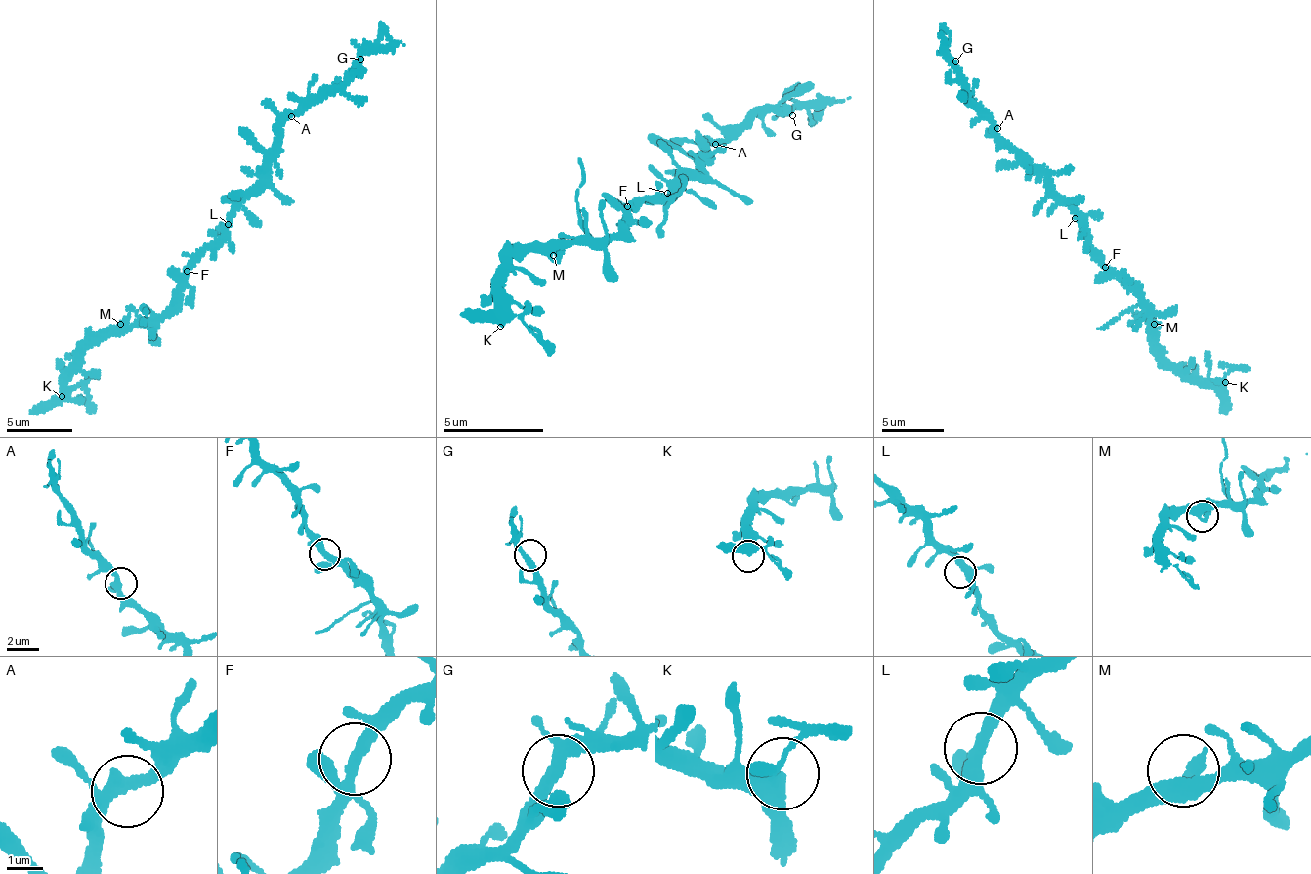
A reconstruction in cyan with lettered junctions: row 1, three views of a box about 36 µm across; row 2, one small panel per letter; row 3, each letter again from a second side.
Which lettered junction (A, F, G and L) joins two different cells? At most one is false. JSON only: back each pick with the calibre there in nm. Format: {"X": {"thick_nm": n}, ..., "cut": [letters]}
{"cut": []}

